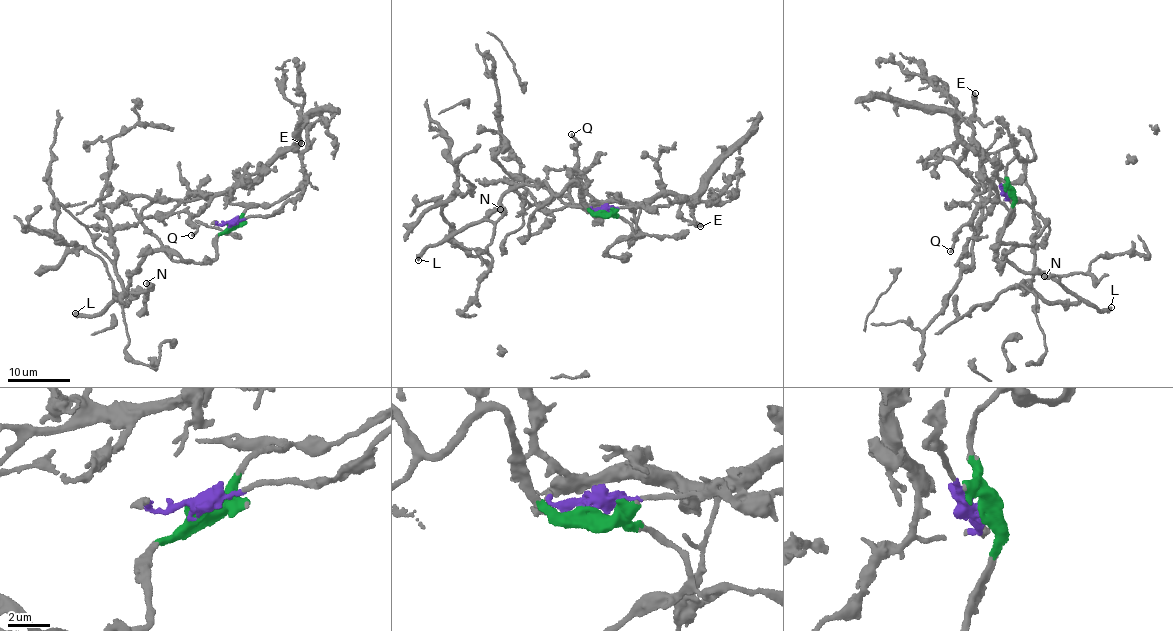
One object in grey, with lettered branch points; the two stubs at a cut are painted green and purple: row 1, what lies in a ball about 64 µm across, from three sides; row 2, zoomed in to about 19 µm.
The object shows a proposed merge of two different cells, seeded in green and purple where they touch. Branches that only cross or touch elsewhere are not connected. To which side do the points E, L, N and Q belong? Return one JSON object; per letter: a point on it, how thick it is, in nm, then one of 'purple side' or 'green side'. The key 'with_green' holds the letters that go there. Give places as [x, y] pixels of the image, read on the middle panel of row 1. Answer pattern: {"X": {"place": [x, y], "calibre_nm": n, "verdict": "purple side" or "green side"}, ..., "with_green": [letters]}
{"E": {"place": [700, 226], "calibre_nm": 400, "verdict": "purple side"}, "L": {"place": [418, 260], "calibre_nm": 360, "verdict": "green side"}, "N": {"place": [500, 209], "calibre_nm": 600, "verdict": "green side"}, "Q": {"place": [571, 134], "calibre_nm": 220, "verdict": "purple side"}, "with_green": ["L", "N"]}

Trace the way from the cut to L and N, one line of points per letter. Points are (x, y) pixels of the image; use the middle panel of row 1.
L: (602, 211), (587, 205), (574, 181), (555, 194), (543, 182), (517, 187), (487, 217), (424, 247), (418, 261)
N: (602, 211), (587, 205), (574, 181), (555, 194), (543, 182), (517, 187), (480, 221), (498, 220), (500, 209)

